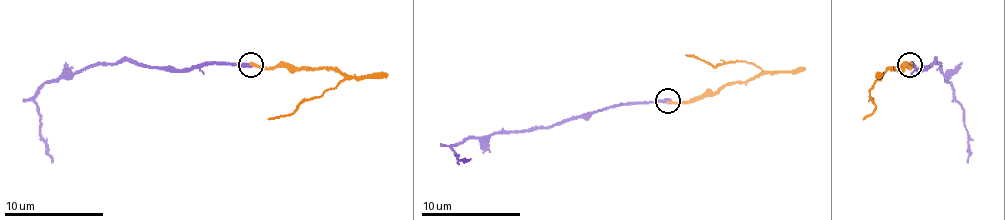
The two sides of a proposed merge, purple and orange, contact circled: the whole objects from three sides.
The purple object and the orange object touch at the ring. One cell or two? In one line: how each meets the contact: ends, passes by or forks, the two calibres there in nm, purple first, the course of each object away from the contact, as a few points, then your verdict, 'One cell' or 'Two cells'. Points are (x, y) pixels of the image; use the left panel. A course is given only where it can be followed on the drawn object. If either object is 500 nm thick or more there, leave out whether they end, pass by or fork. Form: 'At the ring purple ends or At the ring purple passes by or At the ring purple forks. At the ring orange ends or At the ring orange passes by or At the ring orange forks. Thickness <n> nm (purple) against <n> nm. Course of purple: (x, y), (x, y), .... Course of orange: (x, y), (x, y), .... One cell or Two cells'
At the ring purple ends. At the ring orange ends. Thickness 360 nm (purple) against 240 nm. Course of purple: (250, 63), (205, 63), (185, 68), (115, 61), (51, 78), (36, 96), (36, 106), (41, 141), (53, 163). Course of orange: (250, 63), (334, 68), (344, 78), (327, 91), (307, 98), (295, 111), (267, 118). One cell

